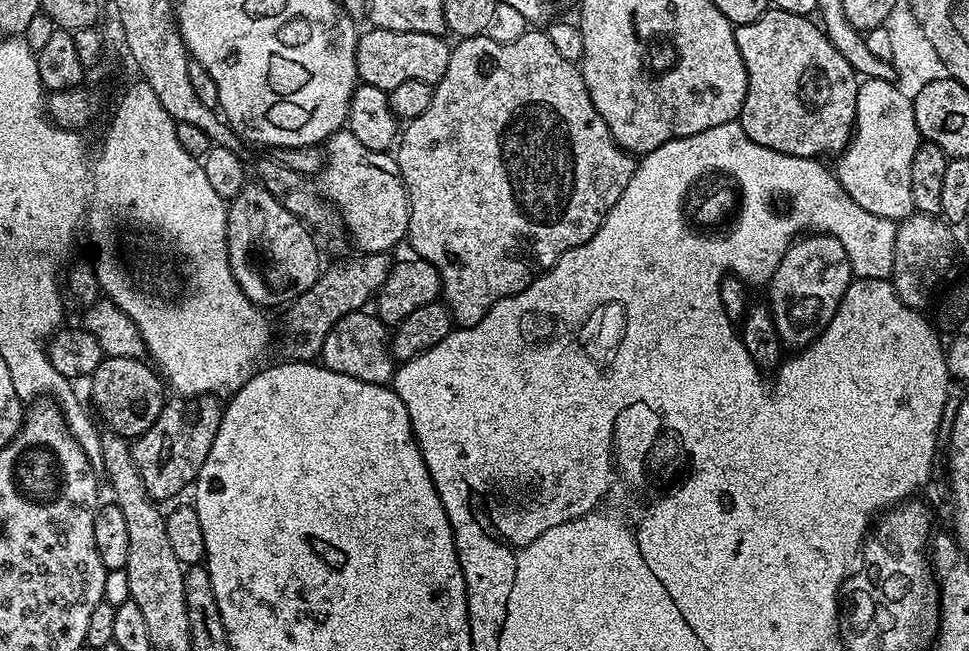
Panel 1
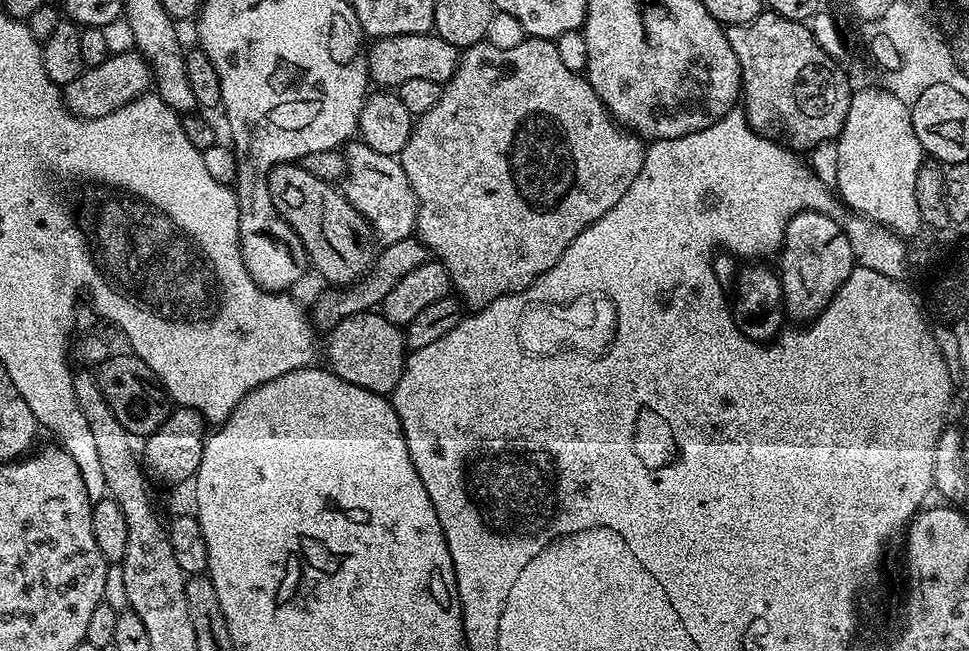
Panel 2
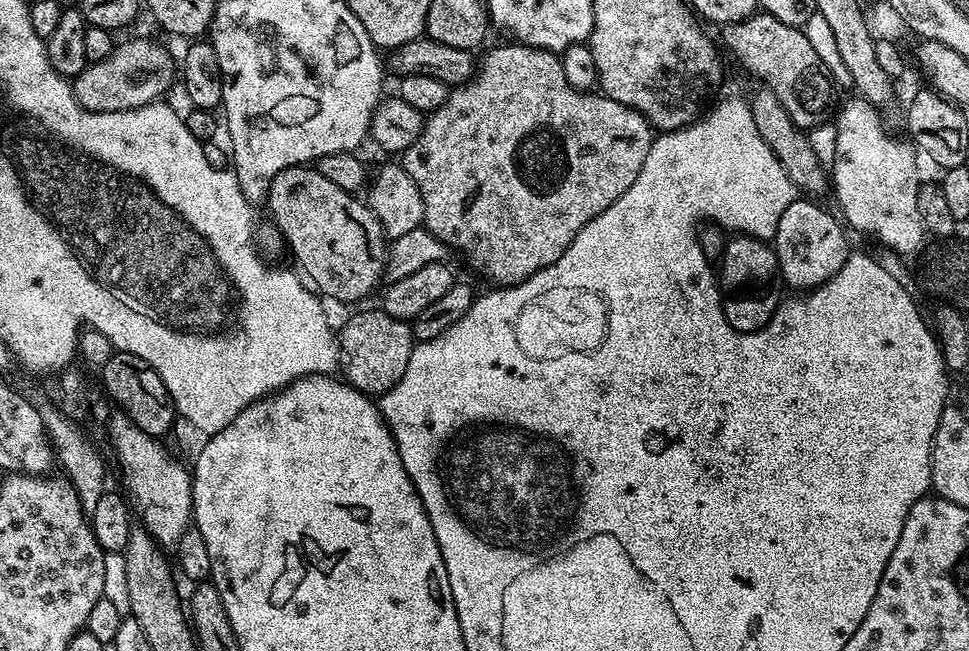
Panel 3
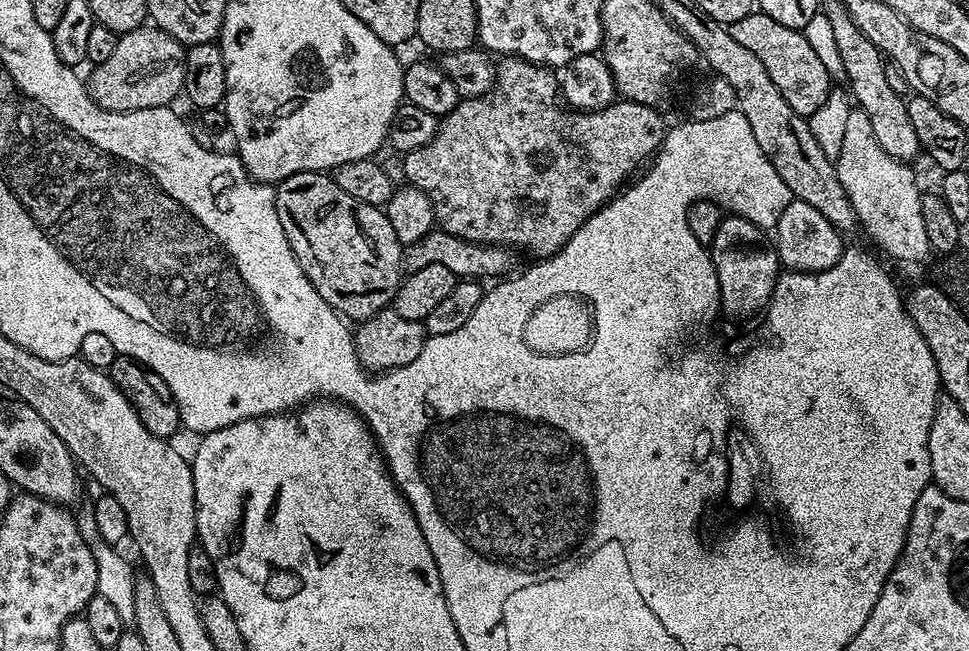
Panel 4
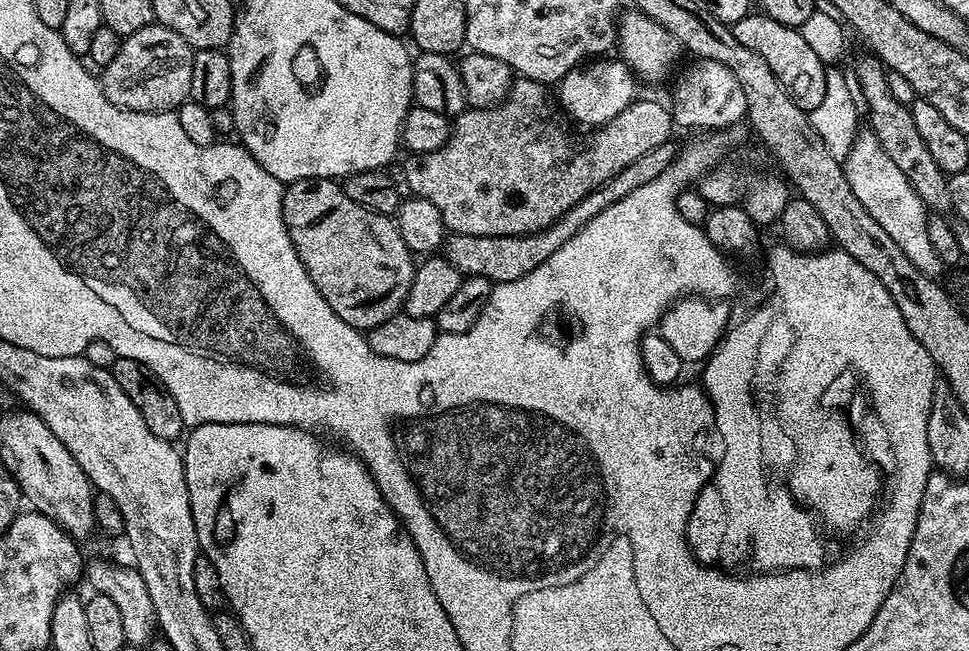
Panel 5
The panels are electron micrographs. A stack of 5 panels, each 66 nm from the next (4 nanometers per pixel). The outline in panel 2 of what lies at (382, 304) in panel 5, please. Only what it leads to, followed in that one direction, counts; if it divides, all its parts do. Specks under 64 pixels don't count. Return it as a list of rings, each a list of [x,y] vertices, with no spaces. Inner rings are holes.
[[[299,163],[275,164],[265,176],[272,205],[292,227],[299,251],[308,255],[312,268],[328,284],[348,286],[359,281],[372,266],[374,233],[367,220],[354,210],[343,191],[306,171]]]

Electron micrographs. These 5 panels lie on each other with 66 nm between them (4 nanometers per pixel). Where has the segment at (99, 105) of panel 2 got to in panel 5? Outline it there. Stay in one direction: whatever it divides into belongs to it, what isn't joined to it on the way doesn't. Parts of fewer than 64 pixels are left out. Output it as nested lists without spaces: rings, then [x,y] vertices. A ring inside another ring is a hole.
[[[155,22],[123,37],[114,62],[98,76],[100,88],[114,106],[131,112],[175,112],[190,97],[190,66],[193,49],[166,26]]]

